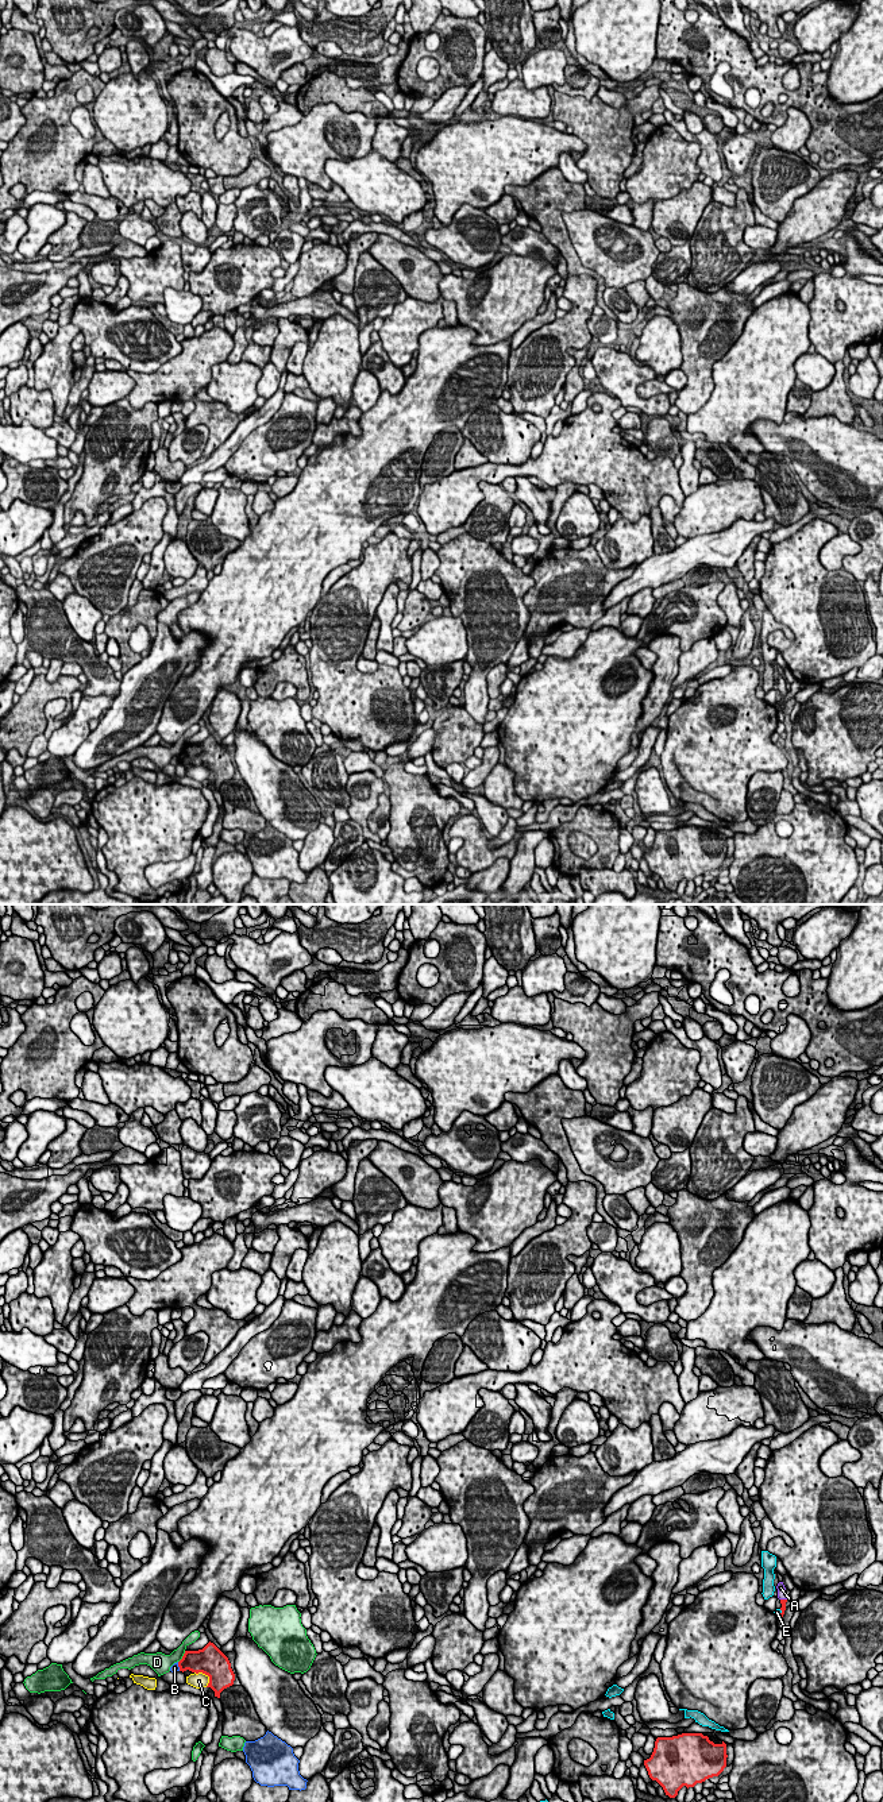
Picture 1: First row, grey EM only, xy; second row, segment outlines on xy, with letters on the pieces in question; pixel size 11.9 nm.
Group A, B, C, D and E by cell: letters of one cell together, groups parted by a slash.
A / B / C / D / E

